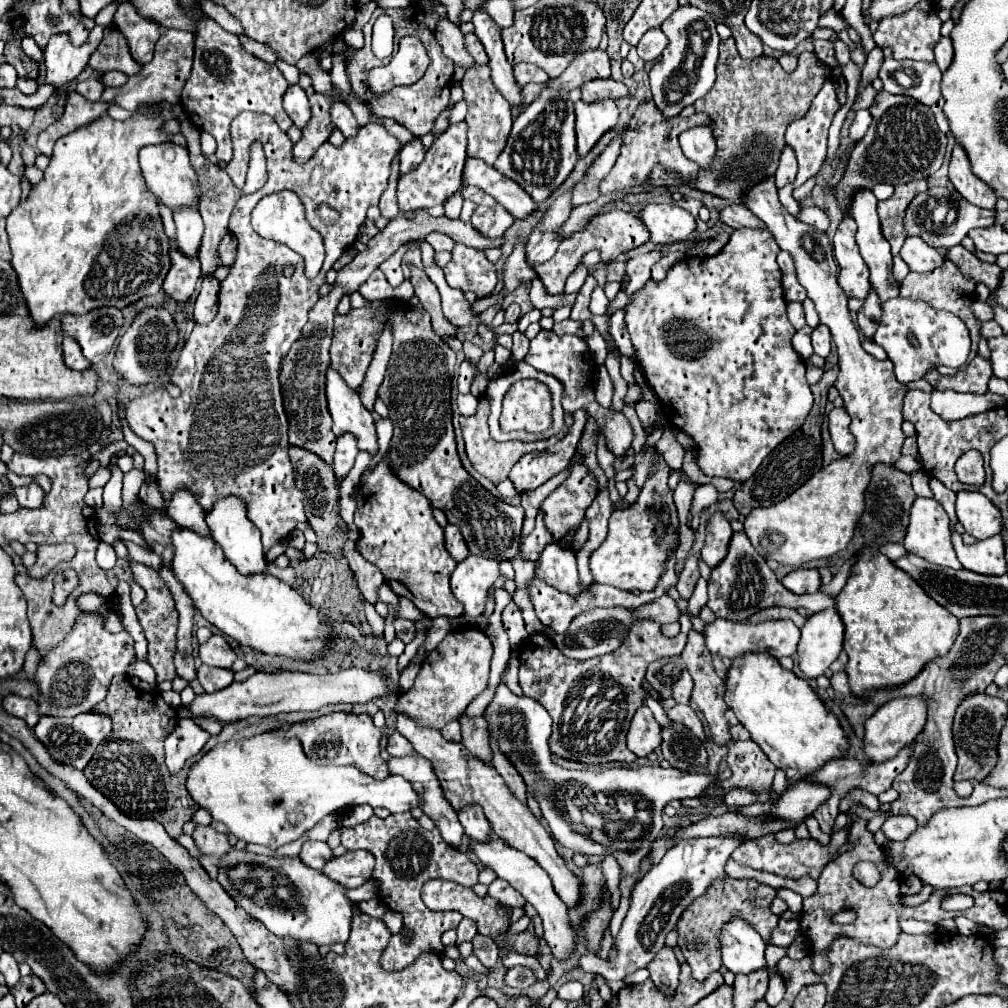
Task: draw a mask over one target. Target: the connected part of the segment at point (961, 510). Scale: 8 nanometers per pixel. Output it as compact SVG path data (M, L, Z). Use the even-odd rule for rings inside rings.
M963 490L957 494L957 518L965 526L965 532L977 540L999 534L1003 526L999 508L981 492Z

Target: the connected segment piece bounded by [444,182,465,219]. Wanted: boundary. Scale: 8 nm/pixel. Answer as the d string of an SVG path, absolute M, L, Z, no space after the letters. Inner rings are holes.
M465 182L463 186L459 188L458 192L454 194L449 200L444 203L444 215L450 219L458 219L463 205L463 198L461 196L461 190L465 188Z

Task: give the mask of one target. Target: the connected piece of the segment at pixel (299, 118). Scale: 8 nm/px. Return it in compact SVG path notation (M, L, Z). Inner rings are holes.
M299 84L289 86L287 96L283 98L283 106L285 106L289 118L293 120L293 126L303 130L311 118L311 106L309 106L305 90Z

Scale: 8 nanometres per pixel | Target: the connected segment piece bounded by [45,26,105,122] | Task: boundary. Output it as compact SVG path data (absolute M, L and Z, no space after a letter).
M95 26L89 34L89 40L75 48L65 36L51 36L47 48L45 48L45 66L47 66L47 74L45 74L45 84L51 84L61 100L53 106L53 122L57 122L63 114L65 102L67 102L67 88L69 84L83 72L83 68L87 66L91 54L97 50L97 46L101 44L103 38L103 26Z

